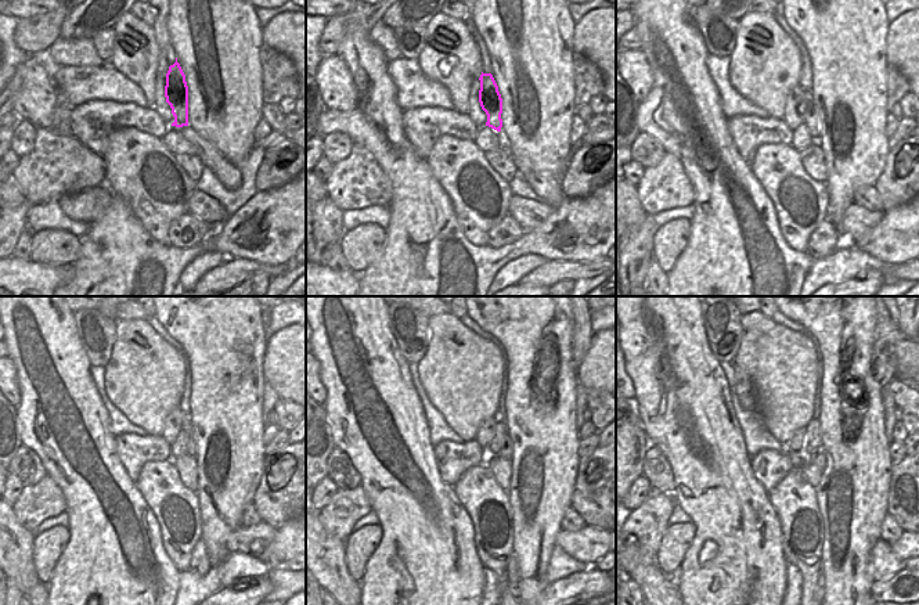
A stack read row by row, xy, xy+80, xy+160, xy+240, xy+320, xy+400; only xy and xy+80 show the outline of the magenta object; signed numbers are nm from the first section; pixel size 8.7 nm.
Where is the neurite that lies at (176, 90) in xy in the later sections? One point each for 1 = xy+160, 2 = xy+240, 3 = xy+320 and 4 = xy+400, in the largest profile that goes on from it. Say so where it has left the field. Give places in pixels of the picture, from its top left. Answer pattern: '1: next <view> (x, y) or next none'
1: next xy+160 (804, 104)
2: next xy+240 (187, 425)
3: next xy+320 (507, 449)
4: next xy+400 (817, 457)

